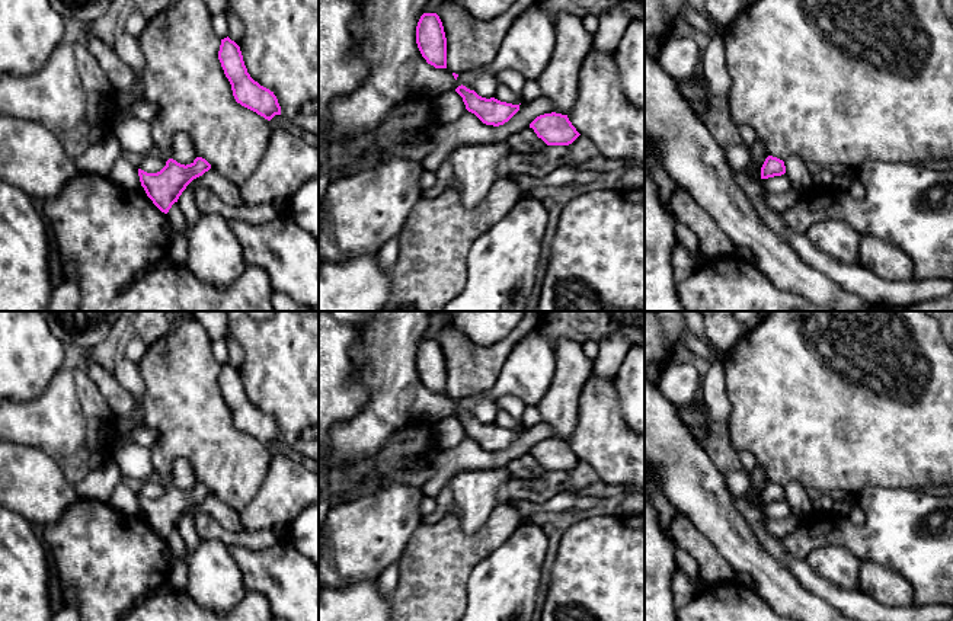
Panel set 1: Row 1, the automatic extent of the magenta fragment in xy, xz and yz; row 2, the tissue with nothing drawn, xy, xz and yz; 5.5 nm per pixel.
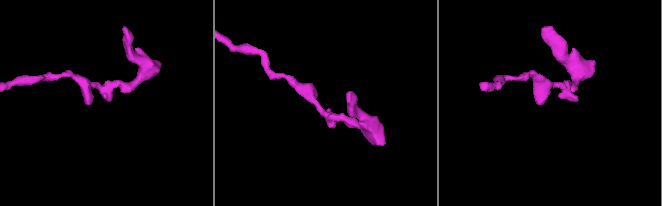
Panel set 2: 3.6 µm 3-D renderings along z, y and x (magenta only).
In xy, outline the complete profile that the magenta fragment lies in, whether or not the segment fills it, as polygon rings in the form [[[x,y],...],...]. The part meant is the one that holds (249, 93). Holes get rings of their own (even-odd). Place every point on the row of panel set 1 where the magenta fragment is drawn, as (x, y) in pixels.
[[[228,36],[221,39],[218,60],[231,84],[233,96],[237,103],[268,121],[275,115],[281,115],[276,96],[250,77],[240,47]]]

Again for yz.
[[[768,156],[761,167],[761,179],[781,176],[784,173],[786,173],[784,161],[773,156]]]

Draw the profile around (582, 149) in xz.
[[[579,135],[572,144],[567,145],[572,154],[570,166],[581,167],[592,157],[601,154],[598,147],[586,135]]]

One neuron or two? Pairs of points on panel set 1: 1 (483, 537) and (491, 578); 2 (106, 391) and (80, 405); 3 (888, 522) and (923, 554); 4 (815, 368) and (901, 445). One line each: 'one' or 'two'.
1: two
2: two
3: one
4: one

